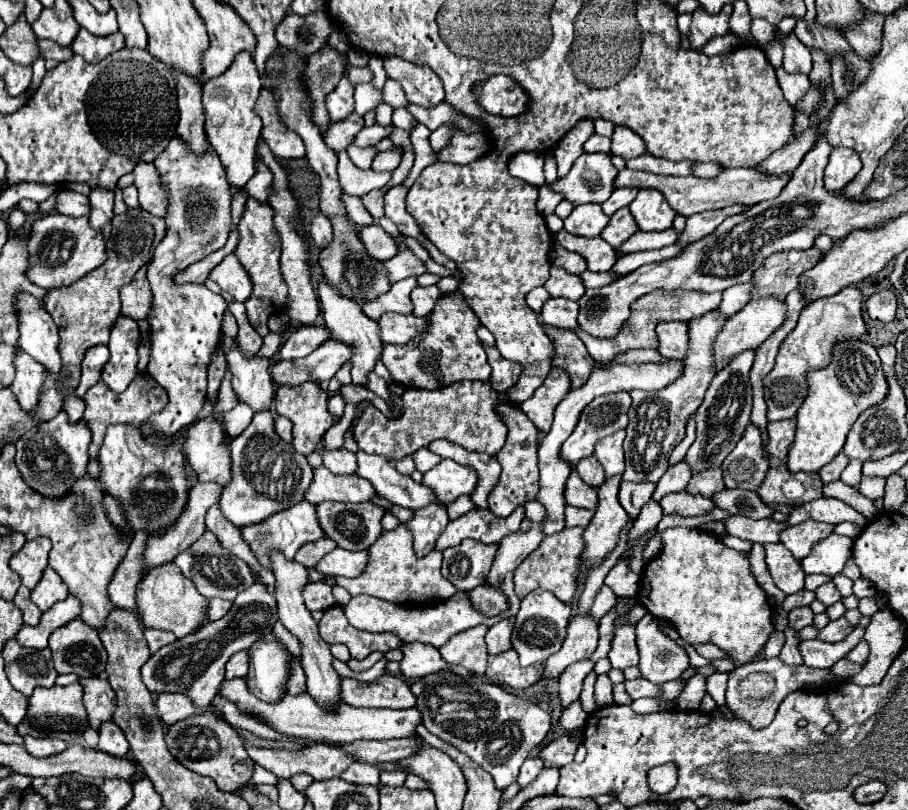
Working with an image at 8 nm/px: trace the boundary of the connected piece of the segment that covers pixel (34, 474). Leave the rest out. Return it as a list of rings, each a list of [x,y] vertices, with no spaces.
[[[59,412],[53,420],[43,422],[35,430],[29,430],[23,438],[15,442],[15,448],[17,448],[15,464],[21,476],[25,478],[25,482],[33,490],[49,498],[59,498],[59,496],[65,496],[71,490],[73,480],[85,472],[89,462],[87,458],[89,442],[91,442],[91,430],[87,422],[83,420],[67,422],[67,414]]]

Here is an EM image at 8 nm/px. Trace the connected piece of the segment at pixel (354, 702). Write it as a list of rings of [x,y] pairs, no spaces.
[[[381,676],[375,682],[359,682],[353,678],[341,678],[341,700],[349,706],[363,706],[363,708],[413,708],[417,698],[411,694],[411,686],[397,678],[397,676]]]

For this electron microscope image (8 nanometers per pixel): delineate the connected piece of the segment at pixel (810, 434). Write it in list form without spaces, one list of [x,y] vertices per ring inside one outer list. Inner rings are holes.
[[[863,340],[859,342],[839,342],[833,348],[833,362],[823,368],[823,370],[815,370],[807,374],[807,382],[809,382],[809,394],[803,402],[803,406],[797,412],[797,432],[795,432],[795,442],[789,446],[789,454],[787,454],[787,470],[791,472],[817,472],[821,470],[827,462],[831,462],[843,448],[845,444],[845,436],[851,428],[851,424],[857,420],[857,416],[879,404],[885,394],[887,394],[887,380],[883,374],[883,366],[881,360],[875,352],[875,348]]]

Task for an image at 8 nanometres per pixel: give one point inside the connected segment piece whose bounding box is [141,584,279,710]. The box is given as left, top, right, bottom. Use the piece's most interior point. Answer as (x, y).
(196, 664)

